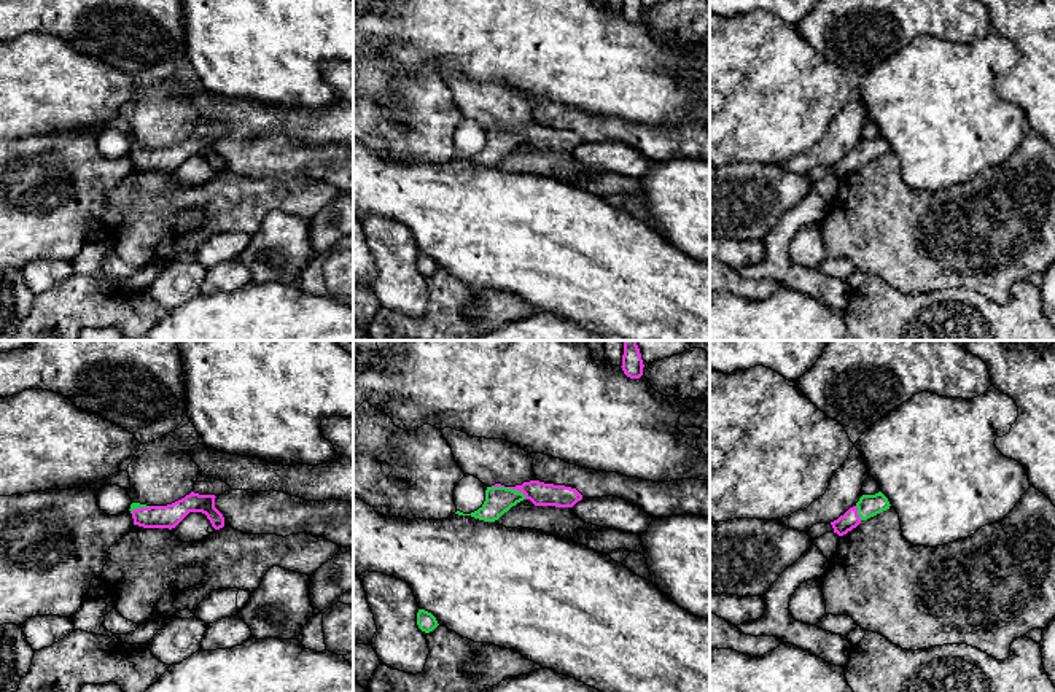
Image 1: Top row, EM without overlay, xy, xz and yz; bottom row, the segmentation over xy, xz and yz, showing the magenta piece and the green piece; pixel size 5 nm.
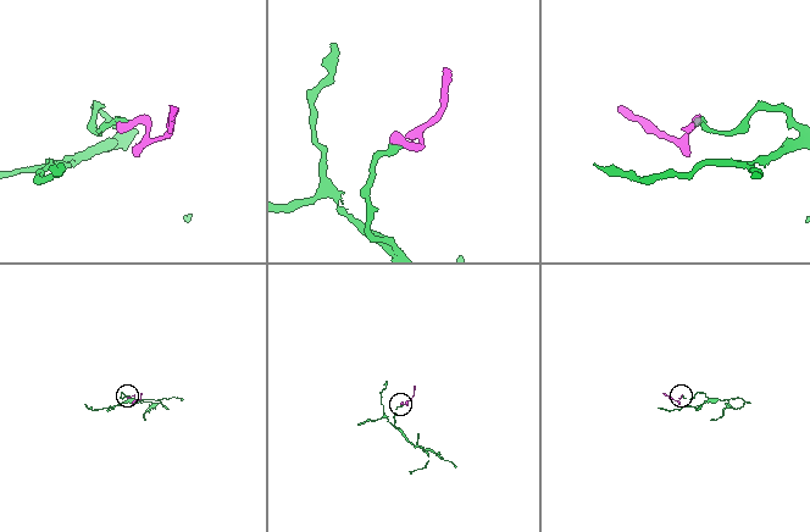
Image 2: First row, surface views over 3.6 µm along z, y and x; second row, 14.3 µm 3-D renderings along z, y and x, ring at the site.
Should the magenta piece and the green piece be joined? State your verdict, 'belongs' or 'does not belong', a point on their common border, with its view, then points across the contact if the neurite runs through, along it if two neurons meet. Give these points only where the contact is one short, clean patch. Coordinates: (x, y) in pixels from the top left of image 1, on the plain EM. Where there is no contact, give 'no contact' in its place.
belongs; contact xz (509, 131); way xz (540, 137), (509, 131), (498, 143)

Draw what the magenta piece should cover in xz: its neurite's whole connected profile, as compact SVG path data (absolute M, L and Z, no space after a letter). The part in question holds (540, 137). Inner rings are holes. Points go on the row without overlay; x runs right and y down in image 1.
M539 124L524 126L516 130L495 127L487 130L485 145L477 154L471 157L457 154L455 157L471 159L484 165L495 165L524 143L530 143L535 150L573 151L582 143L582 138L576 132Z

